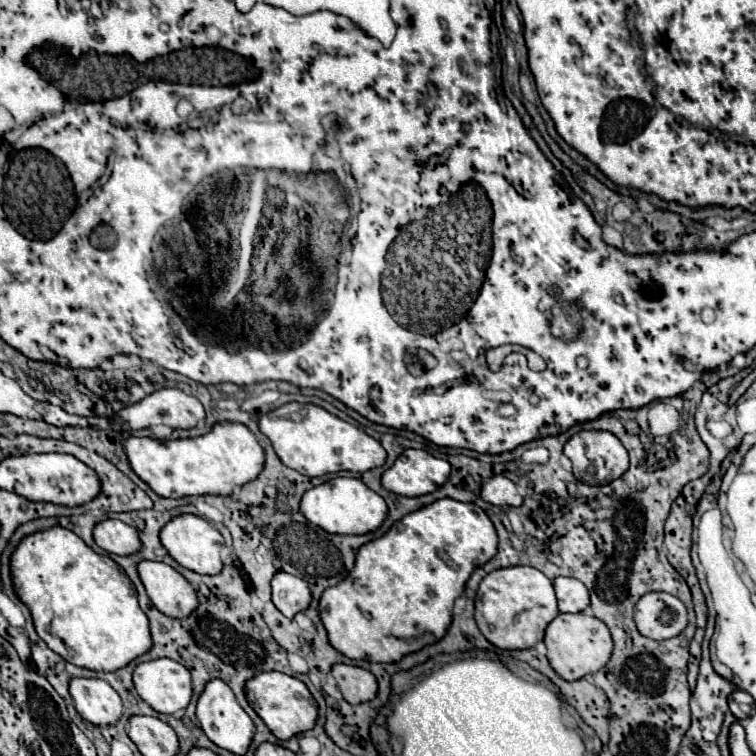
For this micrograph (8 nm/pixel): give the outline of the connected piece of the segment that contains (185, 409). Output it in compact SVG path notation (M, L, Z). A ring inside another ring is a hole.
M164 387L164 389L158 389L150 395L146 395L142 401L138 401L134 405L126 405L124 409L120 409L118 411L118 431L130 431L130 429L136 431L136 429L154 427L160 423L168 425L172 429L180 429L180 427L190 429L202 419L204 419L204 407L194 395L188 395L176 387Z

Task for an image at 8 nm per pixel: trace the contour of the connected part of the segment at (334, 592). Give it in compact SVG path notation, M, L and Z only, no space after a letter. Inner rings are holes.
M446 497L404 515L388 533L364 543L356 553L354 569L338 585L322 593L318 615L326 627L330 645L350 659L392 663L400 661L406 653L438 641L452 621L454 599L464 593L472 571L496 555L496 545L498 537L492 521L474 503Z

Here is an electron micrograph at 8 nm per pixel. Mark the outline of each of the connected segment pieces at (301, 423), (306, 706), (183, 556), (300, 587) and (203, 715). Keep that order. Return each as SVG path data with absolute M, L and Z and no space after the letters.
M292 401L264 413L260 417L260 431L270 439L282 463L306 477L320 477L334 471L362 473L386 461L386 451L374 437L312 403Z
M280 671L258 673L256 677L246 681L244 693L246 693L248 705L260 715L260 719L268 725L268 729L282 741L290 739L296 733L302 733L302 731L308 731L314 727L314 721L318 717L316 699L308 691L308 687L292 675L286 675Z
M182 513L182 515L176 515L174 519L170 519L160 529L160 541L166 547L168 555L186 569L192 569L192 571L204 573L204 575L216 575L222 569L220 551L224 545L224 537L212 523L208 523L206 519L202 519L198 515Z
M276 571L272 577L272 603L280 609L280 613L292 619L298 611L304 611L310 605L310 599L312 595L304 579Z
M210 679L198 699L196 705L196 717L200 721L202 731L208 735L210 741L214 741L218 747L228 749L236 755L244 755L248 751L248 745L254 737L254 723L248 717L248 713L238 705L232 689L222 679Z

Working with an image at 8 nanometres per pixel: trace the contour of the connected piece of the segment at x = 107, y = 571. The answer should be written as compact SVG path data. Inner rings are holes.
M50 527L26 535L10 557L10 577L18 599L30 609L40 639L66 661L92 671L112 671L128 665L152 647L148 617L138 605L132 581L110 557L94 553L76 533L64 527Z

